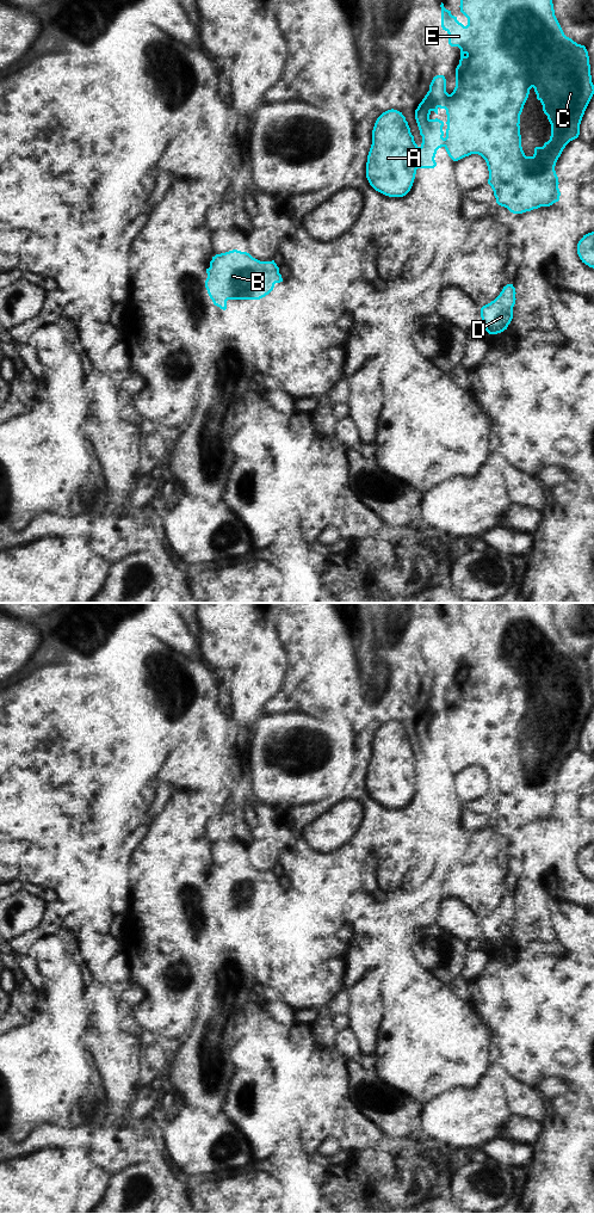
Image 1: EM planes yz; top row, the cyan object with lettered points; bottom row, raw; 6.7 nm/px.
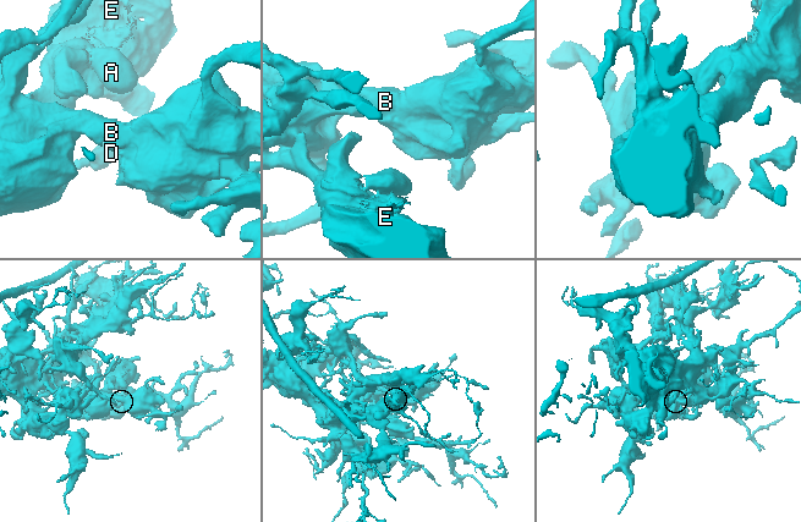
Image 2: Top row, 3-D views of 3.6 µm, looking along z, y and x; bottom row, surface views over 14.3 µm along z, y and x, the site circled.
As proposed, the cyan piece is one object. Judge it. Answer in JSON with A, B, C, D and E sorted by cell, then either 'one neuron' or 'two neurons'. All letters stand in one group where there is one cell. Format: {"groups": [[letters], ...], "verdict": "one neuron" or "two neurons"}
{"groups": [["A", "B", "C", "D", "E"]], "verdict": "one neuron"}

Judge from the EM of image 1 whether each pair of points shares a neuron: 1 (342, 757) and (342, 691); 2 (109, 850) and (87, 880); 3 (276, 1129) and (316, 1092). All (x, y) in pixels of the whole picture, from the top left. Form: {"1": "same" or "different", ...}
{"1": "different", "2": "different", "3": "different"}

